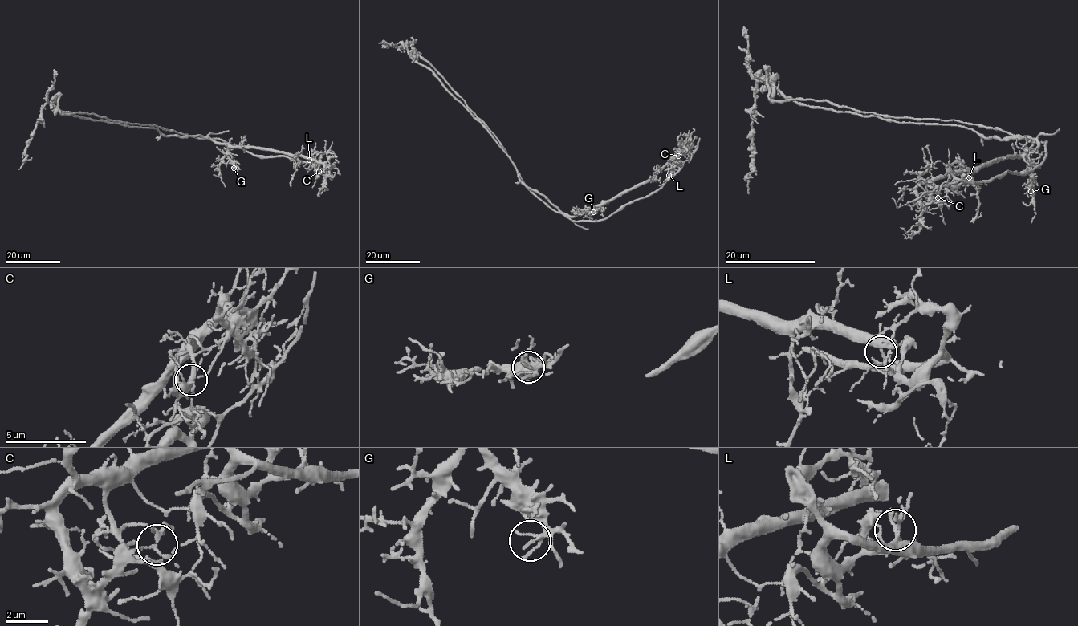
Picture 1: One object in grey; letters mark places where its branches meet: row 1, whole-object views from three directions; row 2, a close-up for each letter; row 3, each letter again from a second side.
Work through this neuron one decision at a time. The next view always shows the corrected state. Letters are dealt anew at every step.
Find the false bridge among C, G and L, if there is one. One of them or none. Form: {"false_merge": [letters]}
{"false_merge": ["C"]}

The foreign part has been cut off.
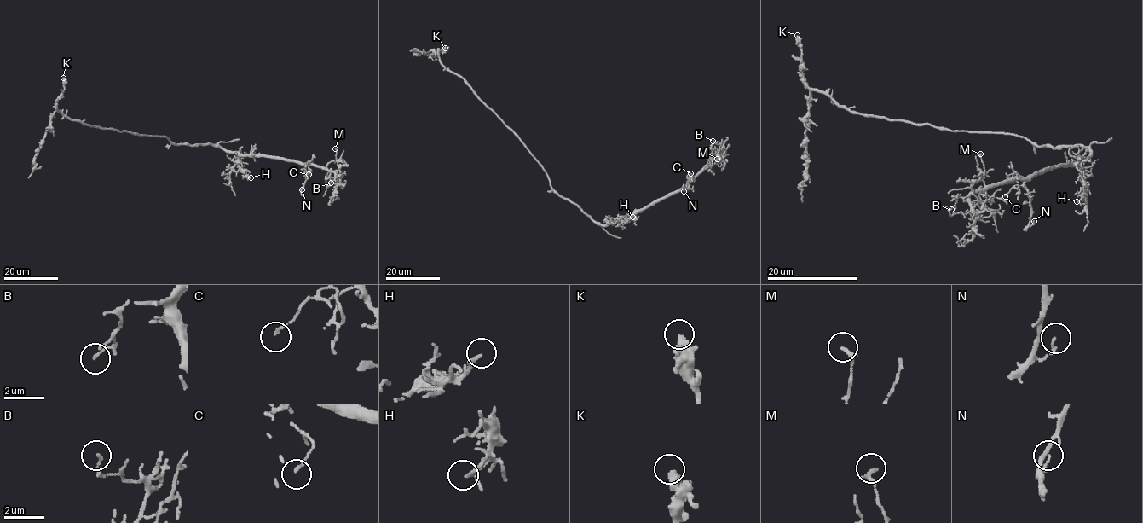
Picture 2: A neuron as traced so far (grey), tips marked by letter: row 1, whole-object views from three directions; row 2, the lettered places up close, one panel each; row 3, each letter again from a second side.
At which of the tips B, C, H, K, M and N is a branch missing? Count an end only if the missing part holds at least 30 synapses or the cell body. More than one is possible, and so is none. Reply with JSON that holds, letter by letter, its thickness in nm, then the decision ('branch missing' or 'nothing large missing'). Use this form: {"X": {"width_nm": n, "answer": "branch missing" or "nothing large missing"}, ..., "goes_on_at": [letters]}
{"B": {"width_nm": 120, "answer": "nothing large missing"}, "C": {"width_nm": 130, "answer": "nothing large missing"}, "H": {"width_nm": 190, "answer": "nothing large missing"}, "K": {"width_nm": 400, "answer": "nothing large missing"}, "M": {"width_nm": 190, "answer": "nothing large missing"}, "N": {"width_nm": 130, "answer": "nothing large missing"}, "goes_on_at": []}

